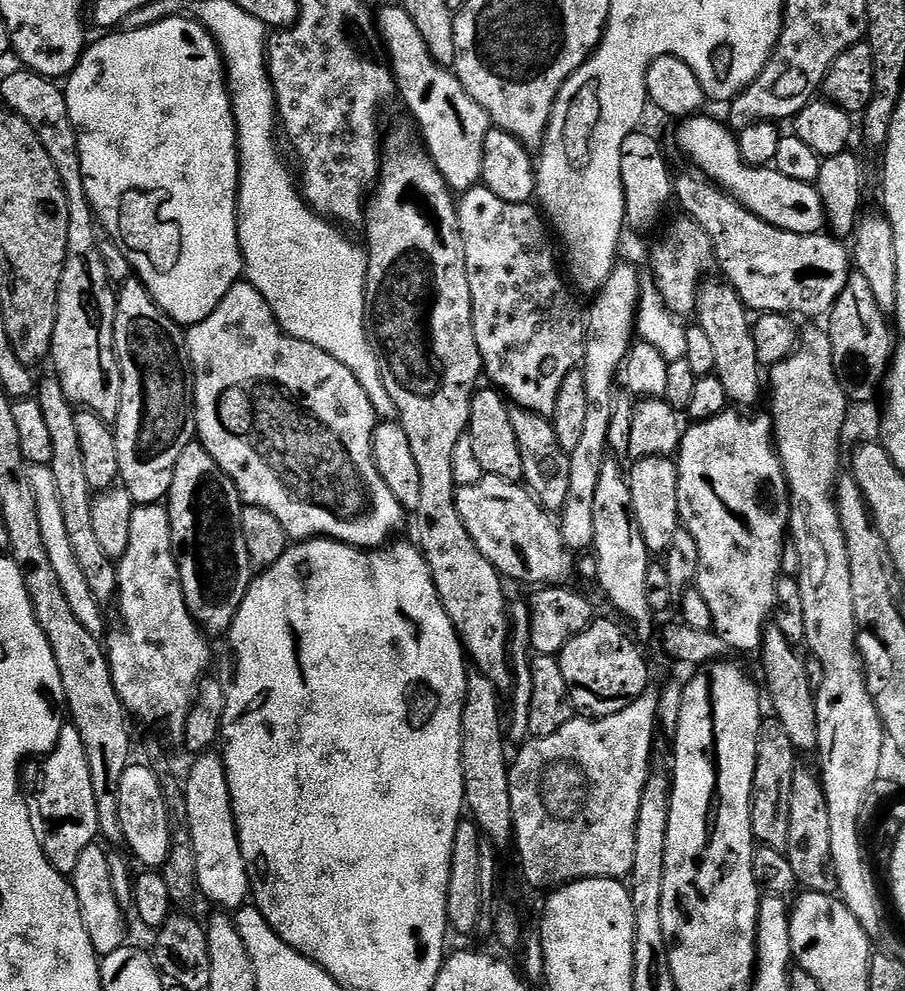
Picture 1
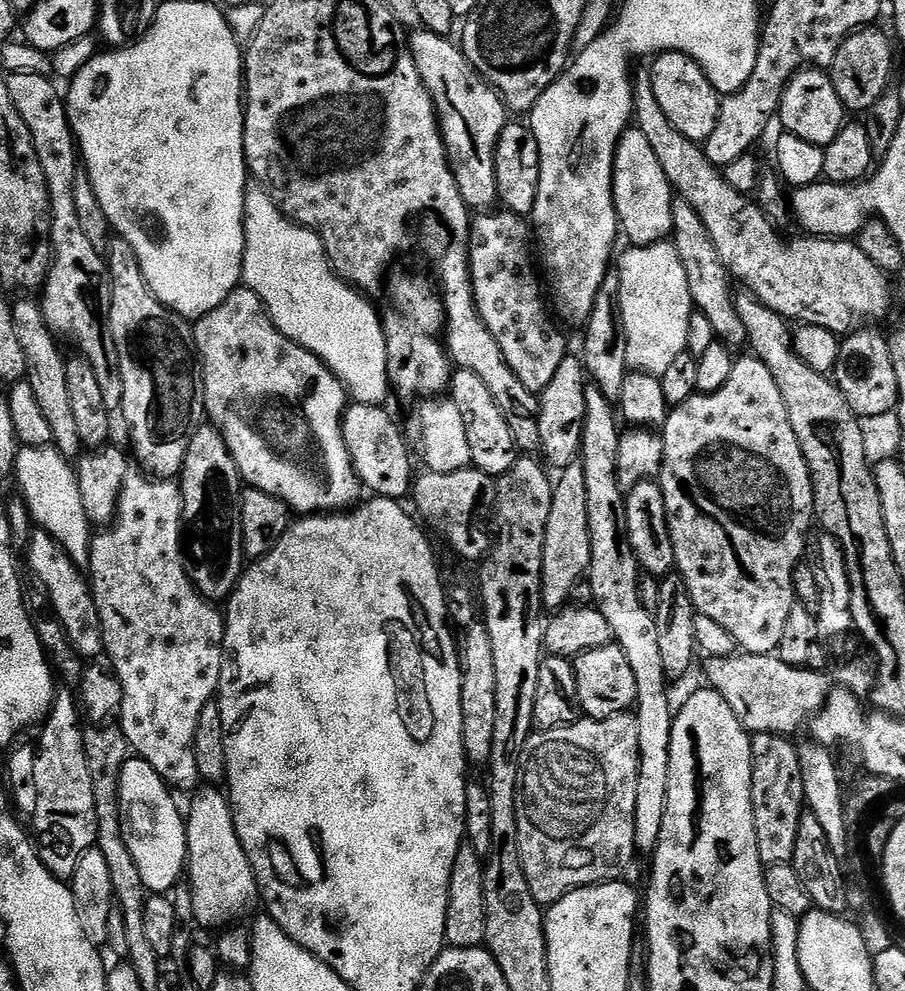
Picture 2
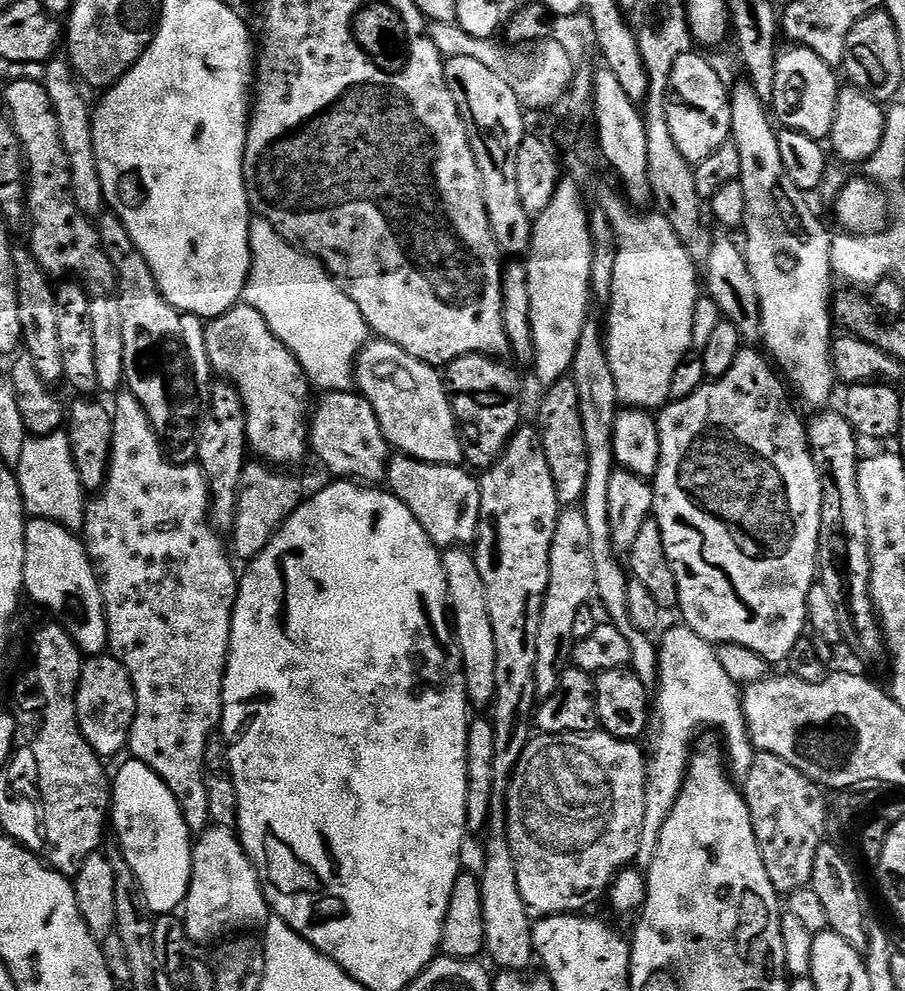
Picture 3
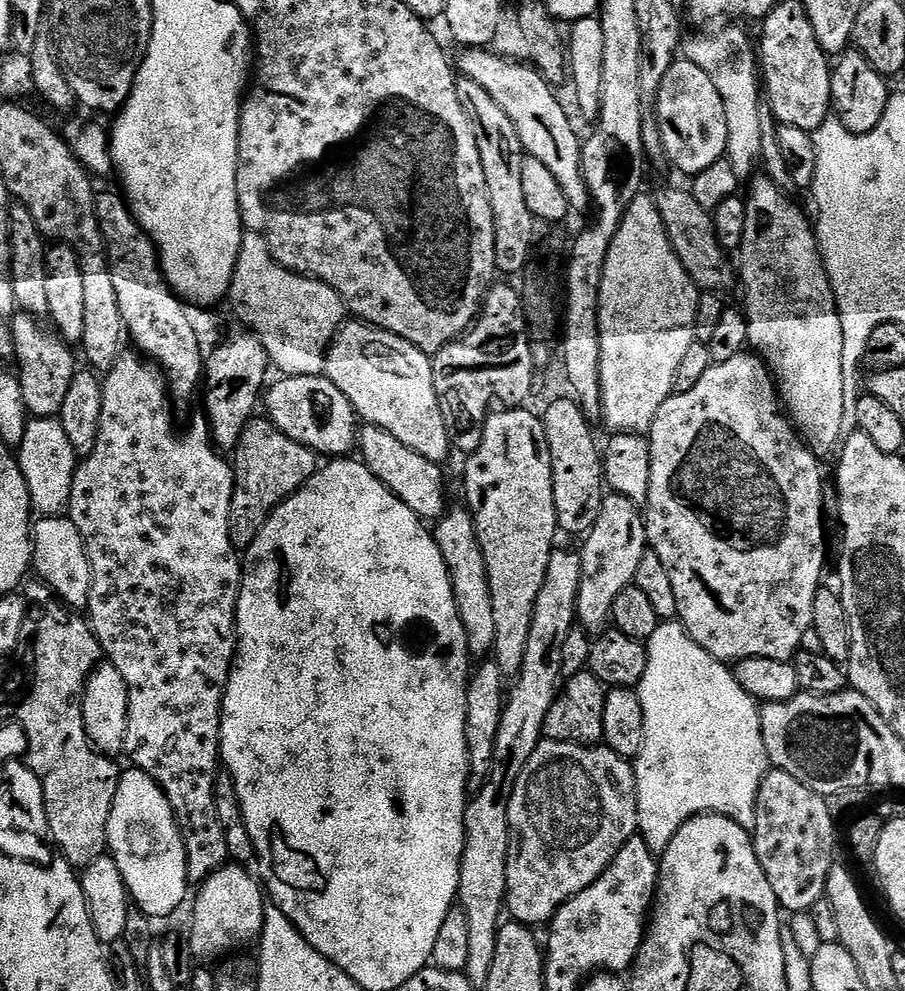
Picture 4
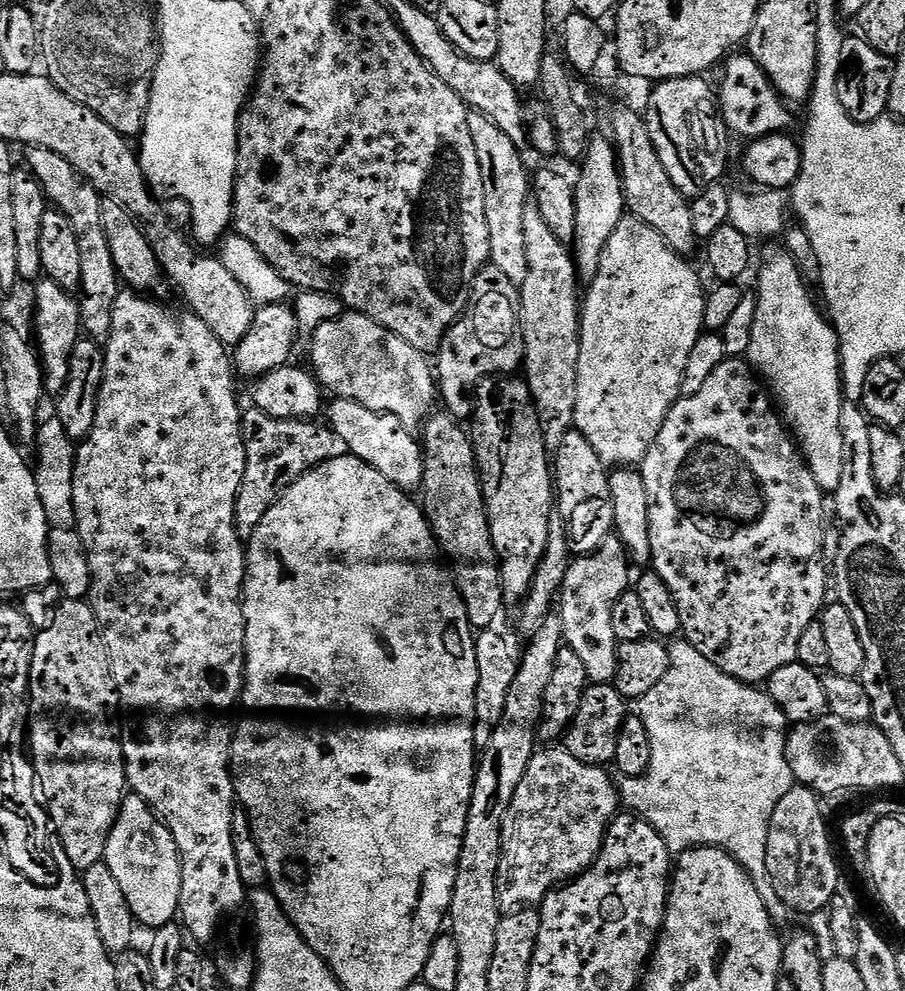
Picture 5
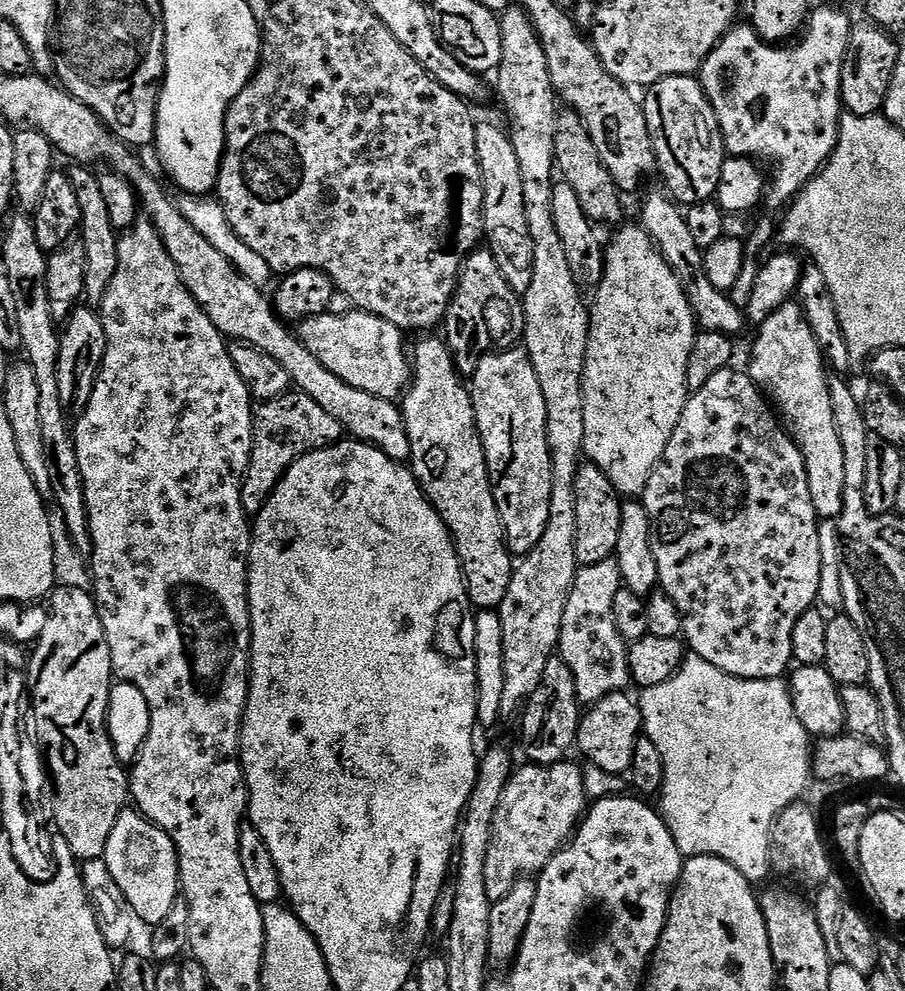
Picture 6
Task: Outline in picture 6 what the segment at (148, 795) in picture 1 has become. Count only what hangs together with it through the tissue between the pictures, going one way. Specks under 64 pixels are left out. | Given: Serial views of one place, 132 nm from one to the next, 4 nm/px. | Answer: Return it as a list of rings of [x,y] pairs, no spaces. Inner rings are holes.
[[[125,810],[121,812],[118,822],[114,822],[114,830],[102,858],[106,866],[110,866],[114,882],[118,882],[122,894],[126,894],[126,902],[134,906],[137,921],[141,925],[164,924],[181,891],[180,860],[168,834],[157,824],[151,824],[139,811]]]

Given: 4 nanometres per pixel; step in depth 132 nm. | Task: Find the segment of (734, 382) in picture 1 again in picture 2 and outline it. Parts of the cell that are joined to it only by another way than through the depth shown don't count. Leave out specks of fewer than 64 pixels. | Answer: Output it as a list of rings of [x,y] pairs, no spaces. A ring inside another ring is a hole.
[[[681,200],[675,201],[674,204],[671,237],[686,271],[693,307],[704,313],[706,318],[709,319],[711,328],[721,343],[729,346],[743,345],[746,342],[745,326],[734,308],[734,294],[732,289],[730,290],[730,286],[732,287],[731,279],[723,262],[718,258],[713,240],[704,227],[701,218],[688,203]]]

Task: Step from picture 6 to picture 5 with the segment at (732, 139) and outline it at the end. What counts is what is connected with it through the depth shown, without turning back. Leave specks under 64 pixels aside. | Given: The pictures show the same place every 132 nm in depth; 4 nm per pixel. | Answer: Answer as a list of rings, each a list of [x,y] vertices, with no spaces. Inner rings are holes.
[[[732,54],[723,61],[724,77],[718,84],[718,103],[729,133],[747,138],[769,136],[771,132],[788,132],[792,124],[793,109],[776,90],[776,85],[754,58],[747,54]]]

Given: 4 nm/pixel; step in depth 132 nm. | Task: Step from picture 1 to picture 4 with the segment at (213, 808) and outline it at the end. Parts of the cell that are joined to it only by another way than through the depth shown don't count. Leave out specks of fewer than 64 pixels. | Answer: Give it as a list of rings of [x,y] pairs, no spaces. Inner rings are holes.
[[[229,862],[224,865],[223,868],[219,868],[217,872],[214,874],[210,874],[207,878],[202,881],[199,885],[200,893],[195,896],[194,899],[191,901],[192,904],[192,937],[187,937],[186,940],[186,948],[189,953],[192,952],[194,955],[200,959],[200,962],[208,962],[204,960],[214,960],[213,962],[219,961],[221,958],[227,957],[229,954],[235,953],[237,950],[235,948],[244,948],[247,944],[255,945],[257,941],[259,941],[260,935],[262,934],[262,926],[264,925],[264,909],[266,907],[266,892],[265,889],[262,887],[261,881],[257,879],[255,875],[252,876],[248,873],[249,869],[247,867],[241,866],[235,862]]]

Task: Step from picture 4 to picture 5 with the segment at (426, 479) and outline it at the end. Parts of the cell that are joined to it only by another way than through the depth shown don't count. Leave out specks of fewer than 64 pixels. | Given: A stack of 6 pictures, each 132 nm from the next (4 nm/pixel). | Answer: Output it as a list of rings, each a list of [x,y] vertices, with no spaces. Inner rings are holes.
[[[333,399],[326,408],[327,423],[342,438],[345,449],[362,462],[374,466],[378,474],[390,478],[394,486],[412,494],[424,483],[424,450],[413,429],[402,426],[402,422],[389,412],[375,412],[362,406],[357,400]]]

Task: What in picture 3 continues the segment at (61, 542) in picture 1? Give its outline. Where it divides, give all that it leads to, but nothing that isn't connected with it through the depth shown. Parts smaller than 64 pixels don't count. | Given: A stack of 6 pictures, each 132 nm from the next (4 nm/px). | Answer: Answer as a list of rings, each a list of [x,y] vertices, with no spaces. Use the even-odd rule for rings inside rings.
[[[67,431],[45,436],[29,435],[26,446],[22,446],[22,458],[14,465],[14,471],[20,483],[24,511],[29,517],[49,519],[75,534],[83,529],[86,493],[74,466]]]

